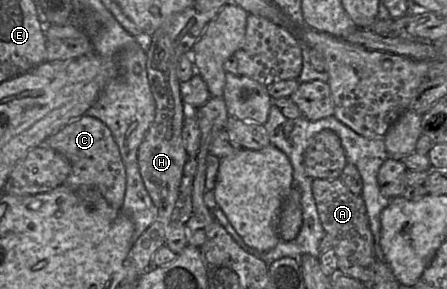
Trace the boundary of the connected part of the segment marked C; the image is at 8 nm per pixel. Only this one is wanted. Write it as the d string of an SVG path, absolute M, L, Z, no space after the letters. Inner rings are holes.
M83 115L46 139L44 145L65 156L71 164L71 172L63 185L75 193L82 186L93 187L114 209L122 208L126 190L125 166L111 130L100 119Z

